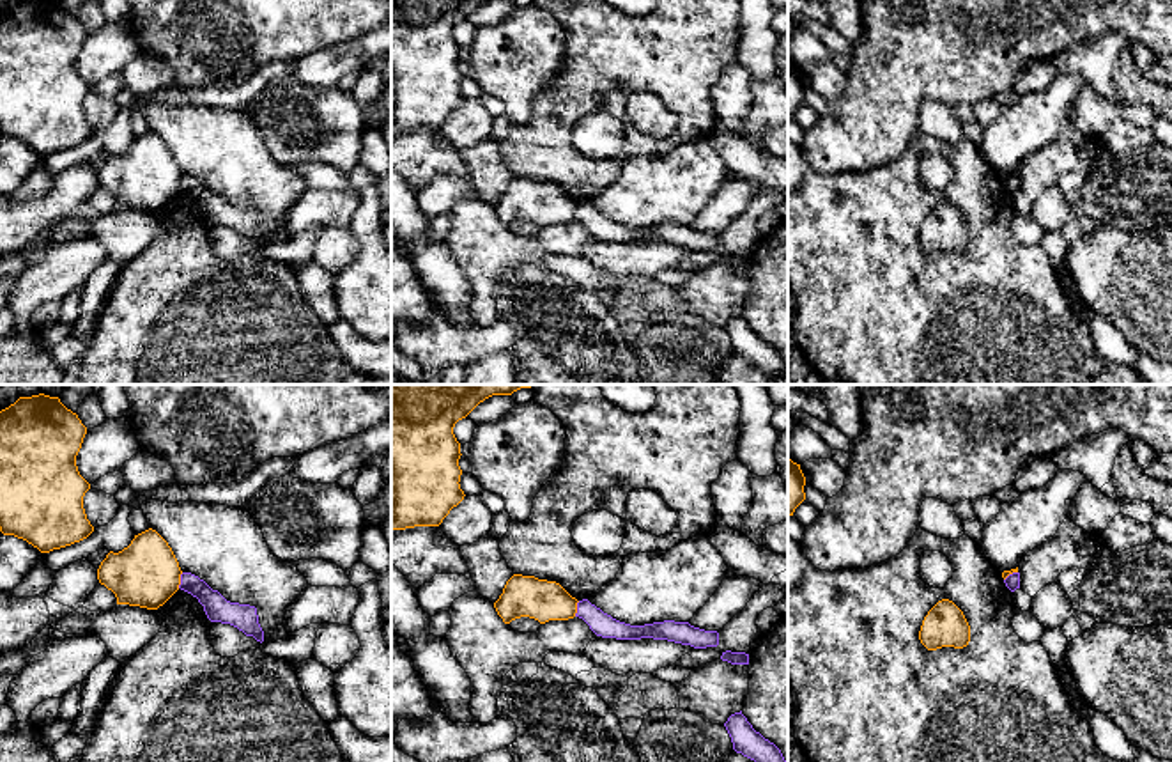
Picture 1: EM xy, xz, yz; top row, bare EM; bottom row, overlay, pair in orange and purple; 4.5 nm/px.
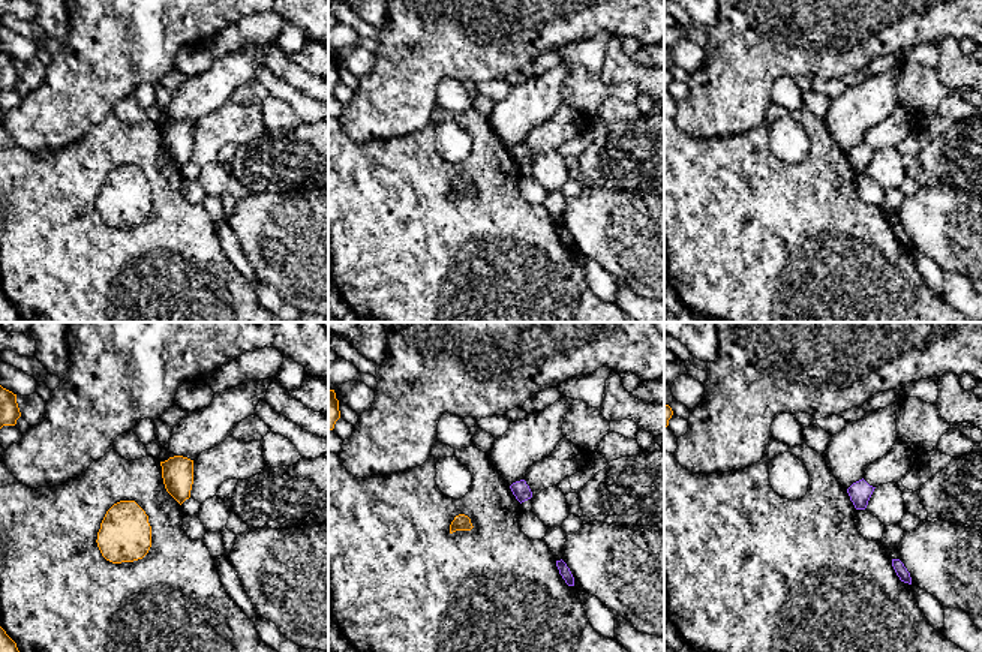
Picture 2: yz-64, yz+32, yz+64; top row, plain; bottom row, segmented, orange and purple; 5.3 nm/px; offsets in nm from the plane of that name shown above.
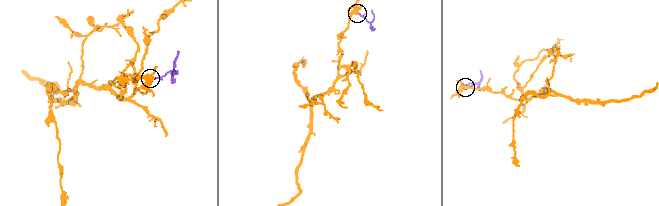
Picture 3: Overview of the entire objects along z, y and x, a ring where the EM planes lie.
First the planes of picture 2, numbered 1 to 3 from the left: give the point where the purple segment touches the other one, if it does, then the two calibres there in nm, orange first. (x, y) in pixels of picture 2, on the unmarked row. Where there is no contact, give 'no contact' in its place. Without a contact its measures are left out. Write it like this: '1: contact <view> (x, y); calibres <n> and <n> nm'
1: no contact
2: no contact
3: no contact

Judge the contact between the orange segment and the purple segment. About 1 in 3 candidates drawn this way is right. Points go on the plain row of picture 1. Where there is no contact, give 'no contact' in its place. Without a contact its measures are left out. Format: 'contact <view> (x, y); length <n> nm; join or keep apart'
contact xy (179, 183); length 80 nm; keep apart

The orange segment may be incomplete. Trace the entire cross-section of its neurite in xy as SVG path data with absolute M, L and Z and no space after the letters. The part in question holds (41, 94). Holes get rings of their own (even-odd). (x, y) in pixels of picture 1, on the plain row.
M19 0L0 14L0 135L50 156L87 142L94 129L87 122L83 99L90 87L80 78L76 58L87 30L58 0Z

